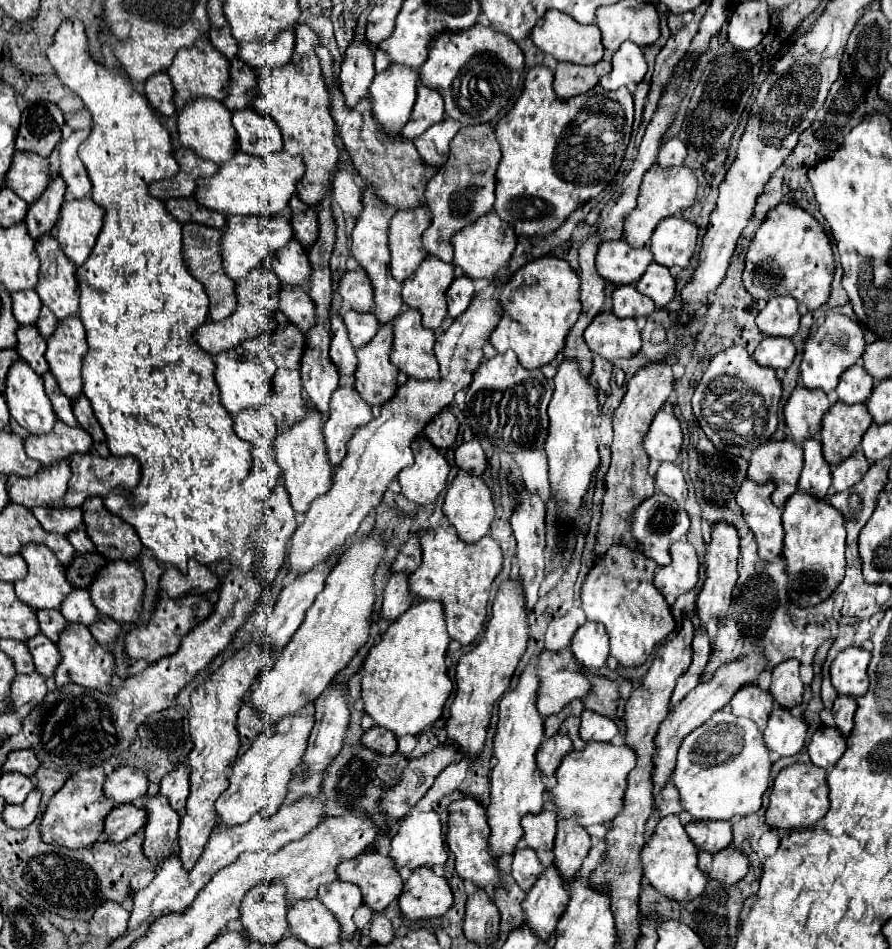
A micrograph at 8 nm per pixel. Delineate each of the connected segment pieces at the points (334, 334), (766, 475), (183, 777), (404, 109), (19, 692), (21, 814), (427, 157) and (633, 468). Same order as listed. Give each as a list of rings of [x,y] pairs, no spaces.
[[[336,311],[332,313],[330,337],[332,337],[332,343],[330,343],[330,359],[332,359],[332,363],[338,367],[340,375],[354,375],[356,369],[358,369],[356,353],[354,353],[354,347],[350,345],[344,321]]]
[[[792,439],[770,441],[760,445],[750,459],[748,475],[756,483],[774,481],[776,491],[772,493],[772,503],[782,507],[796,491],[798,477],[802,471],[802,447]]]
[[[186,763],[176,765],[174,771],[166,773],[166,777],[162,777],[160,791],[162,791],[162,795],[168,797],[170,807],[174,811],[182,811],[186,807],[186,799],[188,799],[188,791],[190,791],[188,783],[190,781],[188,781],[188,765]]]
[[[390,65],[382,73],[376,73],[372,85],[370,85],[370,99],[372,99],[372,113],[378,121],[382,133],[388,137],[402,135],[402,127],[410,119],[410,111],[416,101],[416,87],[418,87],[418,73],[414,69],[408,69],[404,65]]]
[[[38,673],[16,675],[14,681],[10,683],[10,697],[8,697],[12,713],[18,717],[26,717],[34,705],[42,703],[46,693],[48,693],[46,679],[42,679]]]
[[[32,789],[24,803],[20,803],[20,805],[6,805],[4,811],[2,811],[2,819],[6,821],[6,825],[10,825],[14,829],[28,827],[36,819],[36,815],[38,815],[40,797],[42,797],[42,793],[38,793],[38,789]]]
[[[450,117],[432,125],[426,133],[414,139],[418,153],[422,155],[426,165],[444,165],[450,151],[450,141],[460,131],[458,121],[450,121]]]
[[[652,363],[642,367],[628,383],[626,383],[628,391],[624,395],[624,399],[620,401],[620,405],[614,411],[614,441],[612,441],[612,463],[610,469],[604,477],[606,483],[606,495],[604,495],[604,503],[602,503],[602,519],[596,531],[596,547],[594,553],[596,555],[604,555],[608,551],[610,545],[622,545],[624,537],[628,539],[630,547],[636,547],[634,539],[630,537],[630,527],[626,525],[624,519],[630,517],[630,513],[638,507],[638,503],[642,503],[646,497],[650,497],[654,493],[654,477],[650,477],[646,473],[648,467],[648,457],[642,451],[642,439],[646,435],[646,429],[650,427],[650,421],[654,419],[654,415],[658,413],[658,409],[664,405],[664,401],[670,397],[672,389],[674,389],[674,375],[672,369],[668,365],[662,363]]]

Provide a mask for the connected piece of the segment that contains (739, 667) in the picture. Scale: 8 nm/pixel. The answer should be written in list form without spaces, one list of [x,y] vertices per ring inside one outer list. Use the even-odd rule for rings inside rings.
[[[748,655],[742,661],[734,661],[728,665],[722,665],[712,679],[708,679],[706,683],[700,683],[696,689],[692,689],[688,693],[688,697],[684,697],[678,705],[674,705],[674,709],[670,709],[670,713],[666,715],[666,719],[660,725],[660,731],[656,735],[656,749],[658,749],[658,757],[654,761],[654,793],[660,791],[660,787],[670,781],[672,771],[674,771],[674,761],[676,761],[676,753],[678,753],[678,745],[682,743],[682,737],[686,737],[686,733],[694,731],[698,725],[704,725],[718,709],[722,709],[724,705],[730,703],[732,695],[742,687],[742,685],[750,685],[756,681],[756,677],[764,671],[764,657],[760,655]]]

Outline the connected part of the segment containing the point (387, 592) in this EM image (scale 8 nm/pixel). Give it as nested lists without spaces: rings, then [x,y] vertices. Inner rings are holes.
[[[394,573],[382,593],[380,619],[396,621],[414,601],[416,599],[408,589],[408,573]]]

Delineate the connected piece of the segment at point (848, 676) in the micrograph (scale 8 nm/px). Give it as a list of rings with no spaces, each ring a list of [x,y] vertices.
[[[846,647],[836,655],[830,665],[830,679],[838,693],[842,695],[864,695],[868,691],[868,663],[870,653],[860,647]]]

